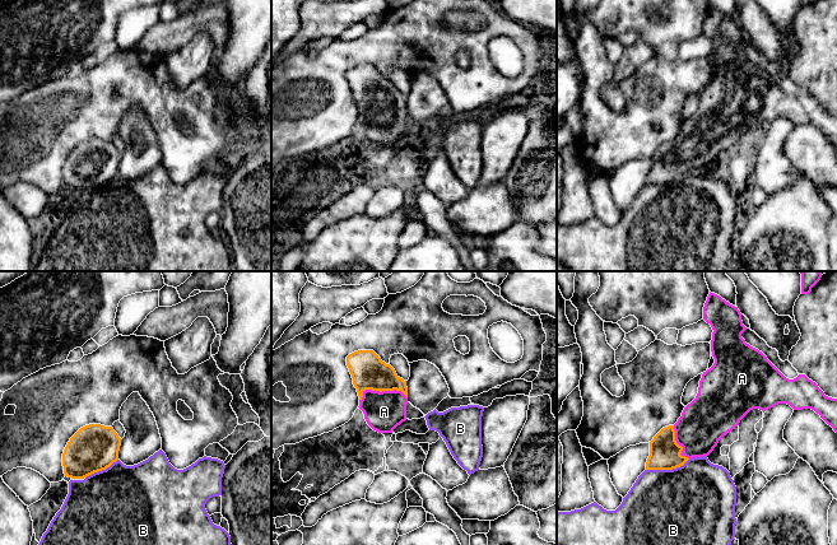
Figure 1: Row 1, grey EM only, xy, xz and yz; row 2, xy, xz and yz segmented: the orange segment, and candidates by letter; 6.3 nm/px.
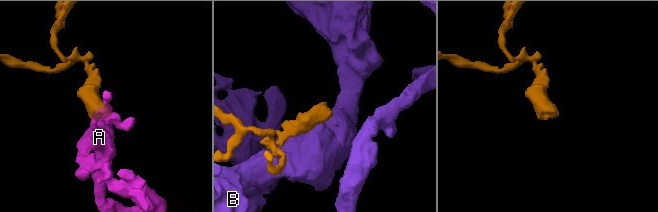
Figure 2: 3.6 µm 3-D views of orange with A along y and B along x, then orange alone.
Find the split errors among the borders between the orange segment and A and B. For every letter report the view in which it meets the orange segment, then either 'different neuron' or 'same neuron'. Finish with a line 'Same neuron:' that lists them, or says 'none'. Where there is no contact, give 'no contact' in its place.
A: meets orange in xz; same neuron
B: meets orange in yz; different neuron
Same neuron: A

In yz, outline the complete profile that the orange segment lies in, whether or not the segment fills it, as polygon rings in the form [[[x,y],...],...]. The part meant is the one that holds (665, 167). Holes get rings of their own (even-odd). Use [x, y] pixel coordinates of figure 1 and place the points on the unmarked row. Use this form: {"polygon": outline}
{"polygon": [[[710,6],[703,22],[703,34],[713,45],[711,66],[715,78],[703,87],[696,113],[684,122],[678,136],[674,140],[662,143],[650,157],[646,185],[673,185],[683,181],[689,173],[708,171],[719,155],[738,141],[750,125],[759,124],[766,126],[778,118],[787,118],[794,125],[812,124],[837,148],[837,113],[826,111],[818,99],[805,89],[799,89],[794,94],[786,93],[762,66],[747,59],[741,52],[747,42],[743,39],[741,28],[738,22]]]}

